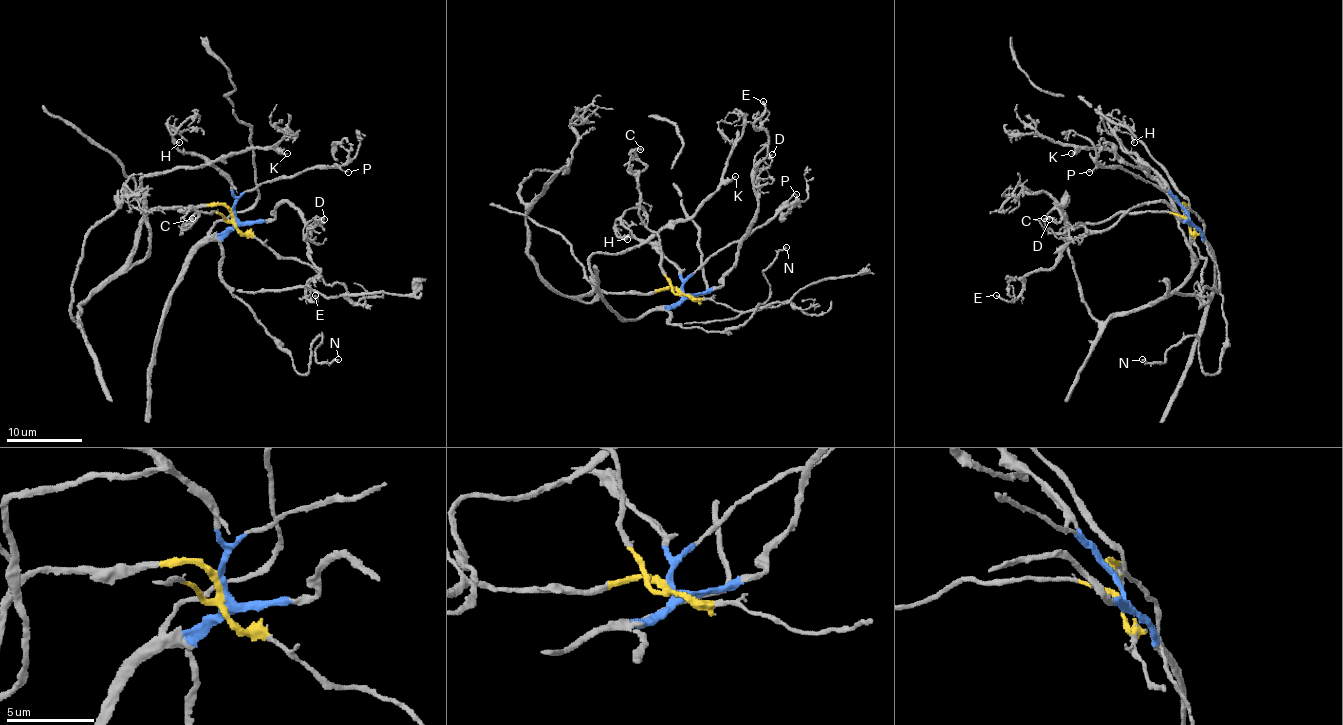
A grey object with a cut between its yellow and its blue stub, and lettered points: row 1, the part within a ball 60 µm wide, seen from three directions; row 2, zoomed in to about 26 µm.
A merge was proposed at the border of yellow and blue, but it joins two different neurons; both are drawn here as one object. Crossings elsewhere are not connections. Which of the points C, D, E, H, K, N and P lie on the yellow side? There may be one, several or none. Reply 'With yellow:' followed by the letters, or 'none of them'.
With yellow: C, K

